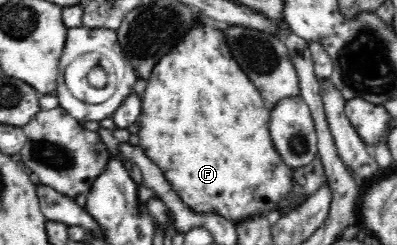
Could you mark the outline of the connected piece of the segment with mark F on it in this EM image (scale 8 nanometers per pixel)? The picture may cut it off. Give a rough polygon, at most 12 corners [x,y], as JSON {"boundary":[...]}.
{"boundary":[[202,18],[156,62],[139,145],[194,212],[274,218],[293,169]]}

